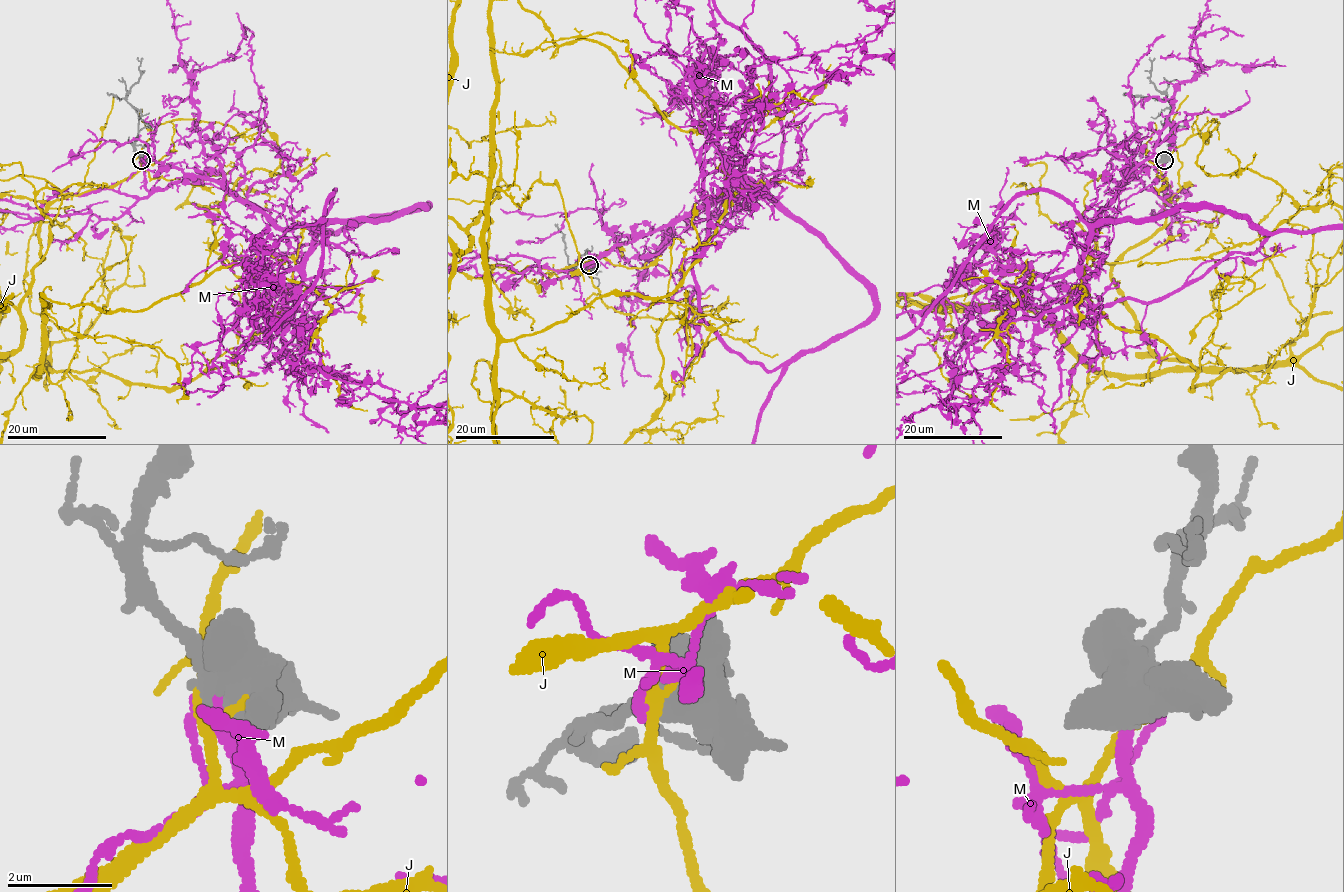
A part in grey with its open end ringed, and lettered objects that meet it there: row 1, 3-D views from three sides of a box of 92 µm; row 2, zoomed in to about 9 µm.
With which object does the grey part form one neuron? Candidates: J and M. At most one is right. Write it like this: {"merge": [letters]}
{"merge": ["M"]}

